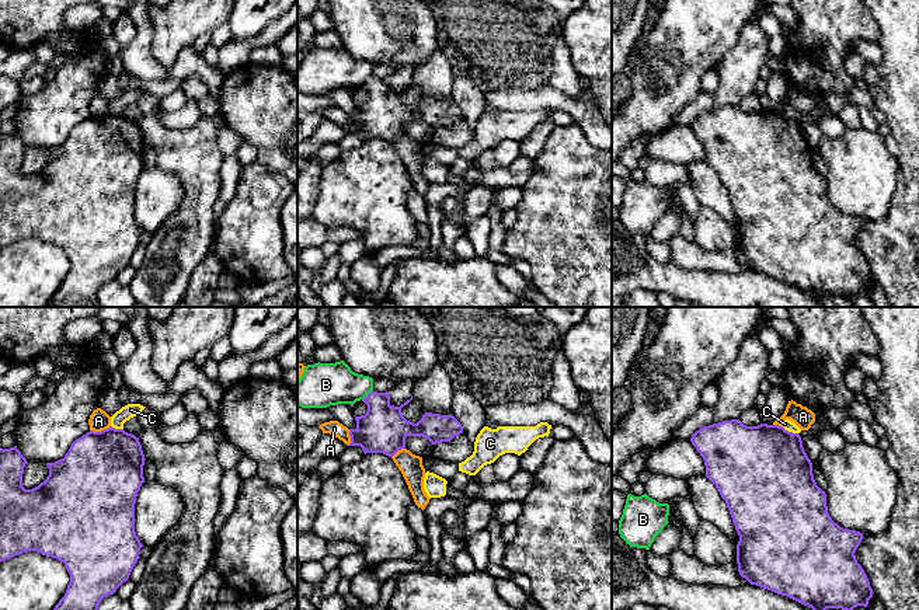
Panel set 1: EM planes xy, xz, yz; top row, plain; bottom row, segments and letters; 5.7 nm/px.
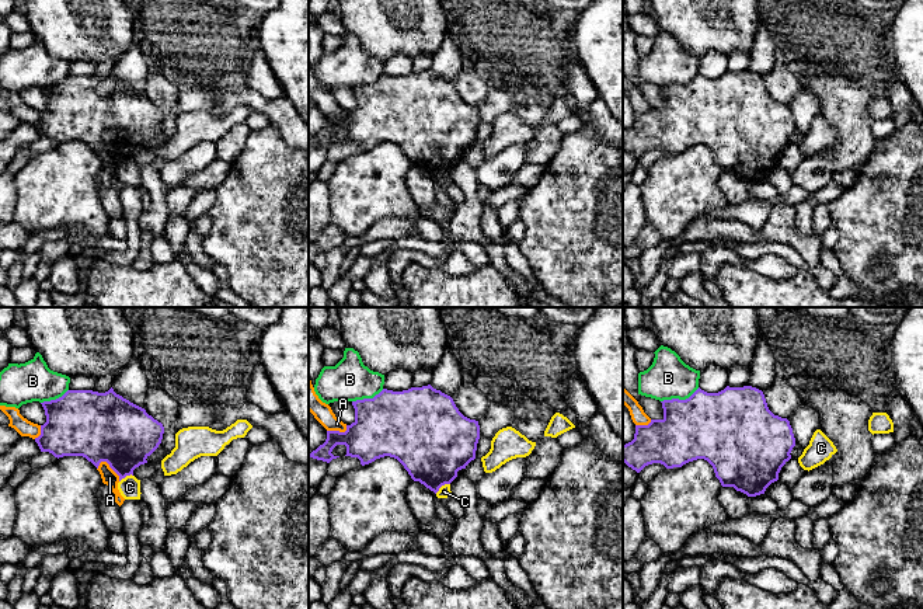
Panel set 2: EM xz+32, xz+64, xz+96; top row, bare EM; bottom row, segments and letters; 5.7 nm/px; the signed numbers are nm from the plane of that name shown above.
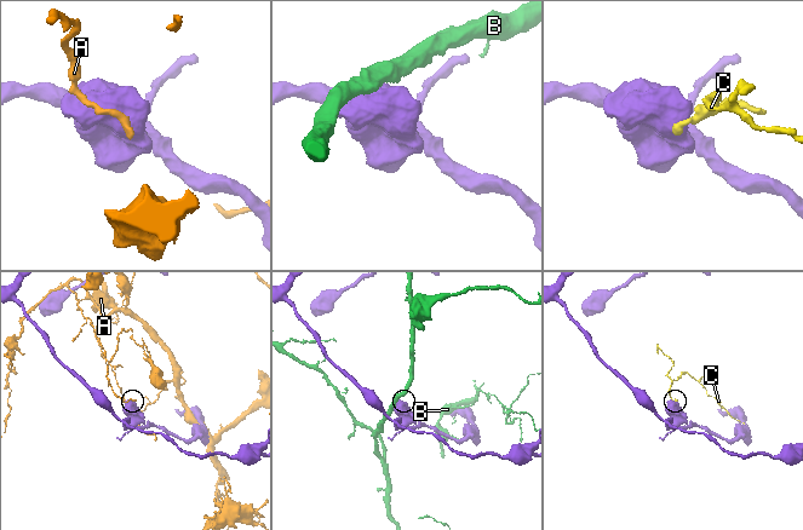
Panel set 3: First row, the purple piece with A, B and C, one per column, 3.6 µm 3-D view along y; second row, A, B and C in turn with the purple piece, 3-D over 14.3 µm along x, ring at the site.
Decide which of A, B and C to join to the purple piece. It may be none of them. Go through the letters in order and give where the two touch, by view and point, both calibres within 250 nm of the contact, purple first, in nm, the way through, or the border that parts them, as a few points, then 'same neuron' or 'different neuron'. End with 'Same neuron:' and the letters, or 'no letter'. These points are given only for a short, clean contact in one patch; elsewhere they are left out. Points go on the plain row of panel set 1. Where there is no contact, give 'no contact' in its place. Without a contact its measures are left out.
A: contact xy (101, 117); calibres 460 and 120 nm; different neuron
B: contact xz (366, 82); calibres 280 and 240 nm; border xz (372, 76), (362, 86); different neuron
C: contact yz (790, 118); calibres 480 and 60 nm; border yz (782, 112), (797, 119); different neuron
Same neuron: no letter

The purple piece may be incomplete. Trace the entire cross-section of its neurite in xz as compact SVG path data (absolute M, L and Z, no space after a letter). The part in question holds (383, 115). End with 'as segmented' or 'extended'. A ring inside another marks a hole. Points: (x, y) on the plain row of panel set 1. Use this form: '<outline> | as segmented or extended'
M370 77L362 86L368 97L355 102L356 114L349 115L351 129L347 132L361 132L365 140L383 139L393 143L398 136L405 135L407 122L422 122L436 130L463 119L462 109L452 100L425 98L417 109L407 107L401 94L411 86L412 81L400 93L394 93L387 77Z | as segmented

